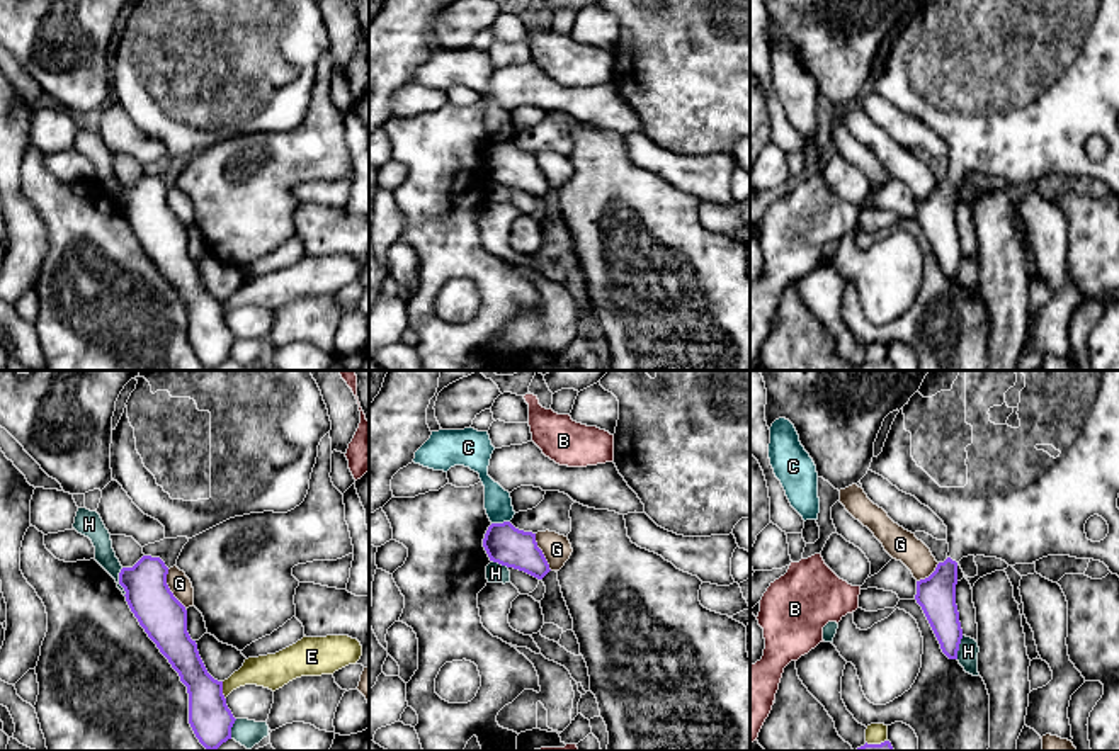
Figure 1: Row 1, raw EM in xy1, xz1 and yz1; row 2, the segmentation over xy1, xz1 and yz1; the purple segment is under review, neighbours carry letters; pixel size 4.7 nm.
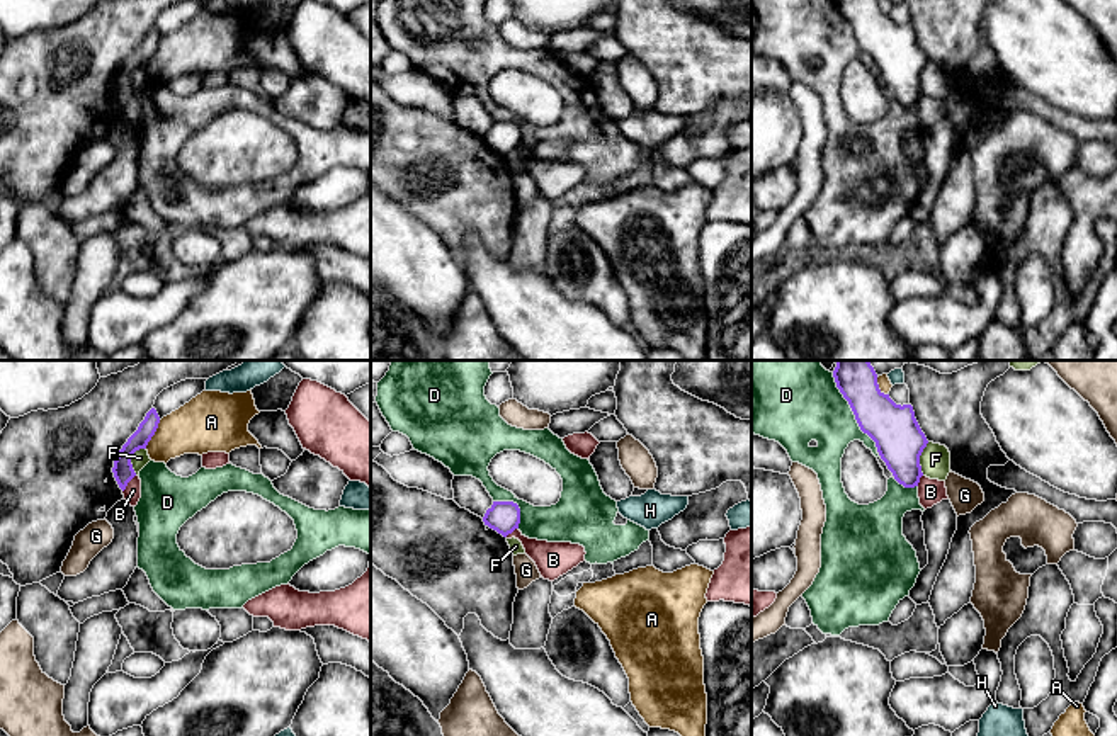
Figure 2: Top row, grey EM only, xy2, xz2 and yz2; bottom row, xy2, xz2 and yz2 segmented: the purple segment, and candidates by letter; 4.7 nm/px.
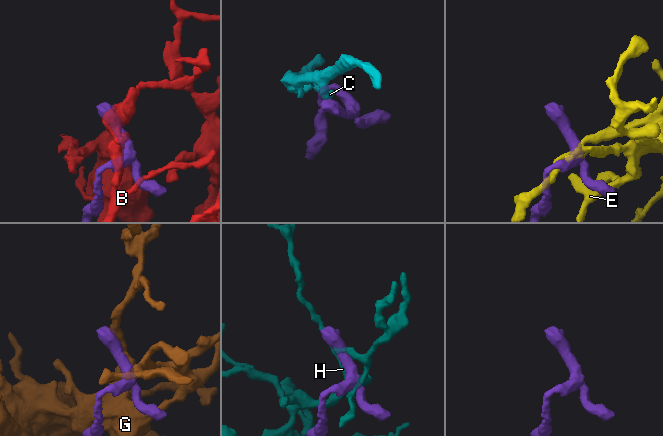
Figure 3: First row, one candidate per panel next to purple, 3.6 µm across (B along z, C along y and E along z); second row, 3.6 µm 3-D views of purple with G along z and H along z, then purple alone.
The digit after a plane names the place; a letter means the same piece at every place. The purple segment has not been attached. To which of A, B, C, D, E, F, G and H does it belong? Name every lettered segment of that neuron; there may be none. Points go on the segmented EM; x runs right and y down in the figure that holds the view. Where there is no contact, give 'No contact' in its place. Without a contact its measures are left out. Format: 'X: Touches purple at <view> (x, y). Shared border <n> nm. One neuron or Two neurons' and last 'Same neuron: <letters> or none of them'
A: Touches purple at xy2 (153, 434). Shared border 150 nm. Two neurons
B: Touches purple at xy2 (128, 481). Shared border 110 nm. Two neurons
C: Touches purple at xz1 (500, 524). Shared border 90 nm. Two neurons
D: Touches purple at yz2 (852, 410). Shared border 440 nm. Two neurons
E: Touches purple at xy1 (221, 690). Shared border 90 nm. Two neurons
F: Touches purple at xy2 (130, 459). Shared border 140 nm. Two neurons
G: Touches purple at xy1 (169, 588). Shared border 200 nm. Two neurons
H: Touches purple at xy1 (119, 581). Shared border 140 nm. Two neurons
Same neuron: none of them

